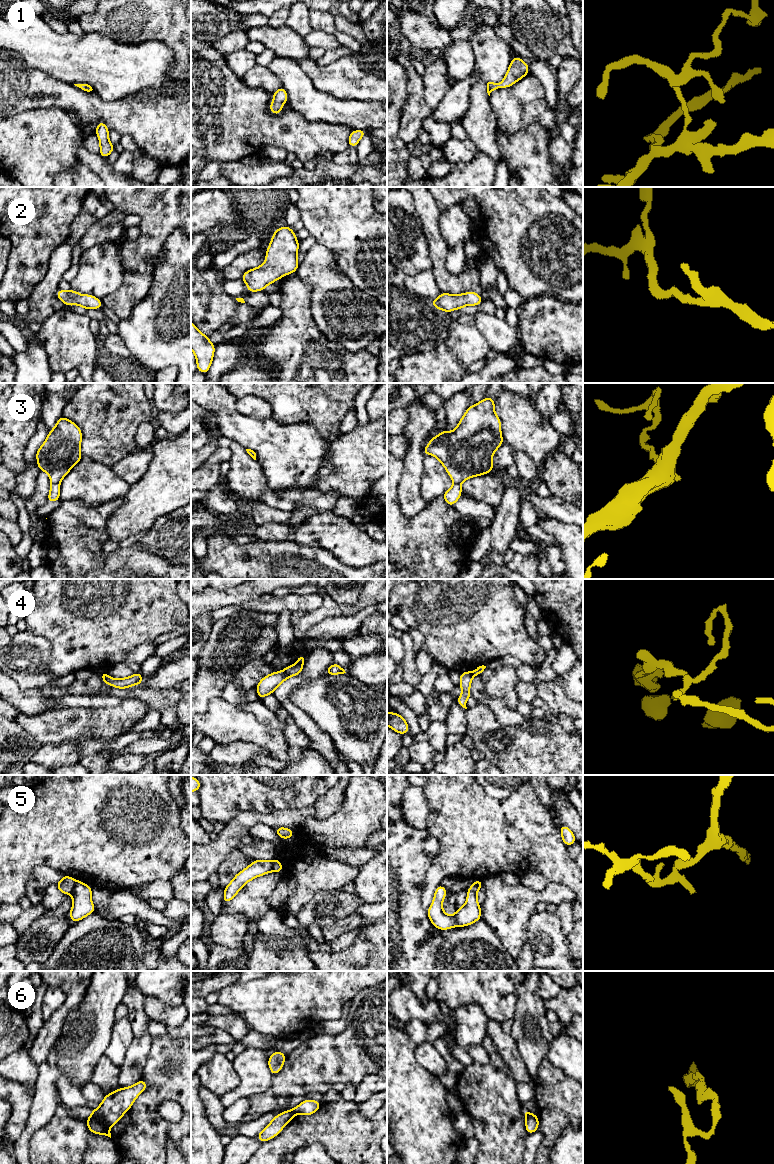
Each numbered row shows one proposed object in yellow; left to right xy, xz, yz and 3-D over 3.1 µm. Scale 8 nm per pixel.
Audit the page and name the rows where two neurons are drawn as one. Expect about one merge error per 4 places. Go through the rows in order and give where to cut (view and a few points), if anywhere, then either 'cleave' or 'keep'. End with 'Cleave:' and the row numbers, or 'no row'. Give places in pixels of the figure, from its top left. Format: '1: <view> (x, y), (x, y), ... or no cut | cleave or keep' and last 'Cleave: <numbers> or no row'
1: no cut | keep
2: no cut | keep
3: no cut | keep
4: xz (298, 662), (302, 664) | cleave
5: xy (77, 881), (70, 893) | cleave
6: xy (90, 1116), (99, 1122), (103, 1133) | cleave
Cleave: 4, 5, 6

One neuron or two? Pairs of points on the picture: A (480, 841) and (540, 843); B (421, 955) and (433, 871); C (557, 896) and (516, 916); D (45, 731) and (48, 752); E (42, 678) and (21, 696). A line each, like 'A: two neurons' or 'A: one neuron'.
A: one neuron
B: two neurons
C: one neuron
D: two neurons
E: two neurons

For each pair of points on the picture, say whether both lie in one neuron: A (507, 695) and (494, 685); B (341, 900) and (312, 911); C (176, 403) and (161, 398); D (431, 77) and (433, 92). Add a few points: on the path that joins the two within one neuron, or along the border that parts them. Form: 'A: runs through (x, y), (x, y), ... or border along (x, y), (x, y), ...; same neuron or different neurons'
A: runs through (504, 692), (497, 686); same neuron
B: runs through (334, 905), (319, 911); same neuron
C: runs through (172, 400), (165, 398); same neuron
D: runs through (433, 81), (433, 88); same neuron

